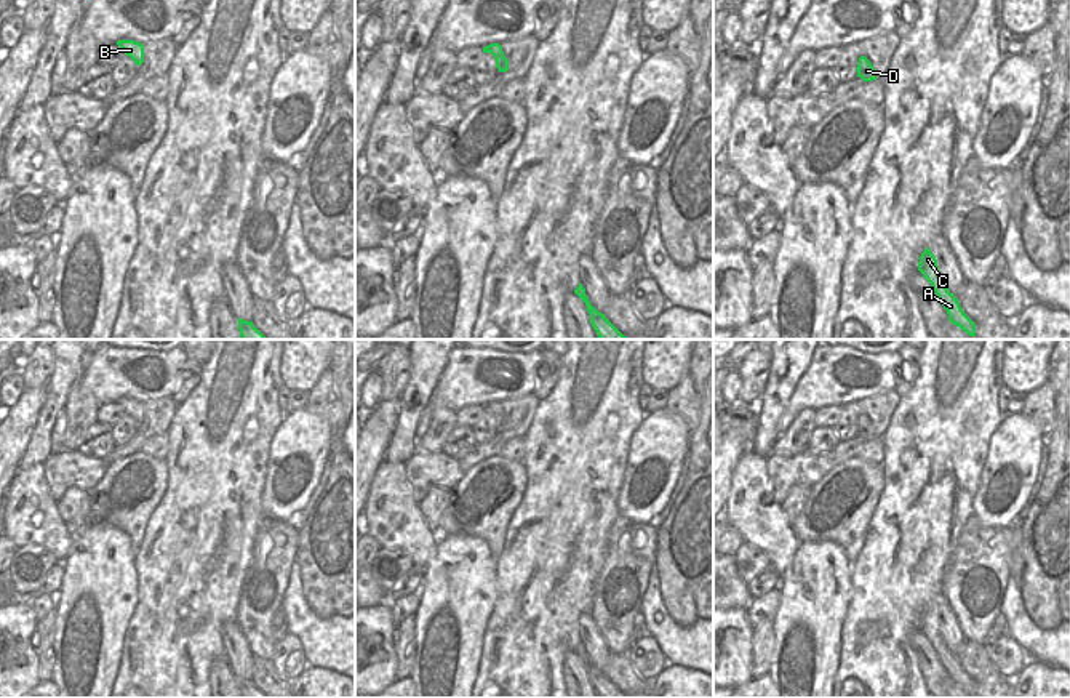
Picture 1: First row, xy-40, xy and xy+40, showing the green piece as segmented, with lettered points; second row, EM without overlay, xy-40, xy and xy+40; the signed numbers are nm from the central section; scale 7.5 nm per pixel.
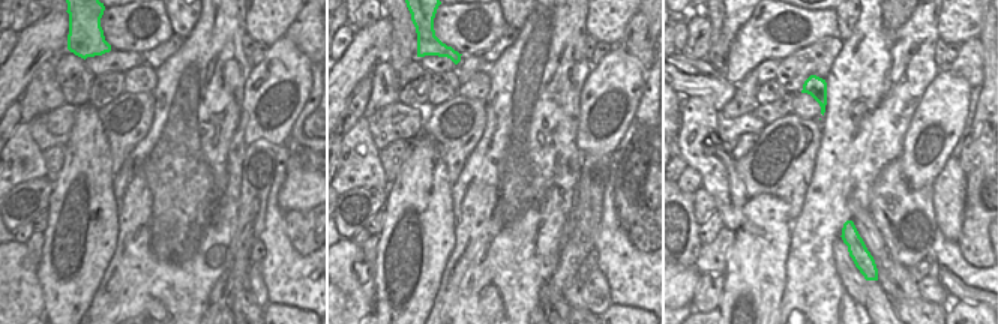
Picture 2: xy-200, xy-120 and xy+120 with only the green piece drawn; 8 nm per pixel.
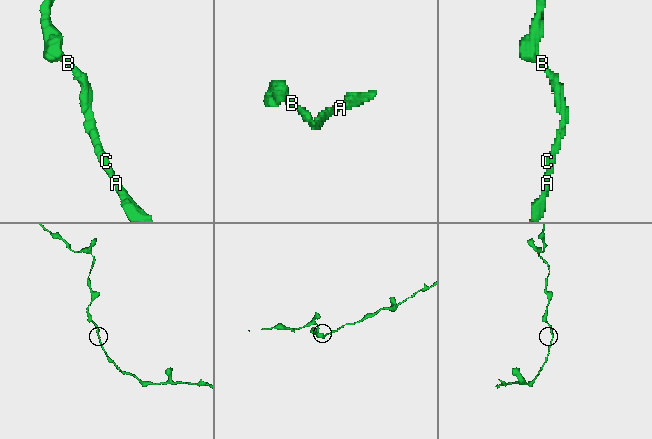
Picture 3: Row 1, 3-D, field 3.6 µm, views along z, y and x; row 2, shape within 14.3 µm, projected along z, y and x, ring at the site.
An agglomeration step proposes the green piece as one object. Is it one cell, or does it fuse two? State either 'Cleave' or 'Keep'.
Keep

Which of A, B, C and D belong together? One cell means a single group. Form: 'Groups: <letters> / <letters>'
Groups: A B C D

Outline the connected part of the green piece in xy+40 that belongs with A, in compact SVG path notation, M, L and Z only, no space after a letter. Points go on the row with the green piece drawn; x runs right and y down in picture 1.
M929 247L920 256L918 271L931 283L940 304L948 314L950 323L960 327L969 336L976 336L976 323L964 314L955 295L948 291L939 272L937 259L931 253Z

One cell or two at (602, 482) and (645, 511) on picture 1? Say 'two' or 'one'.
two

